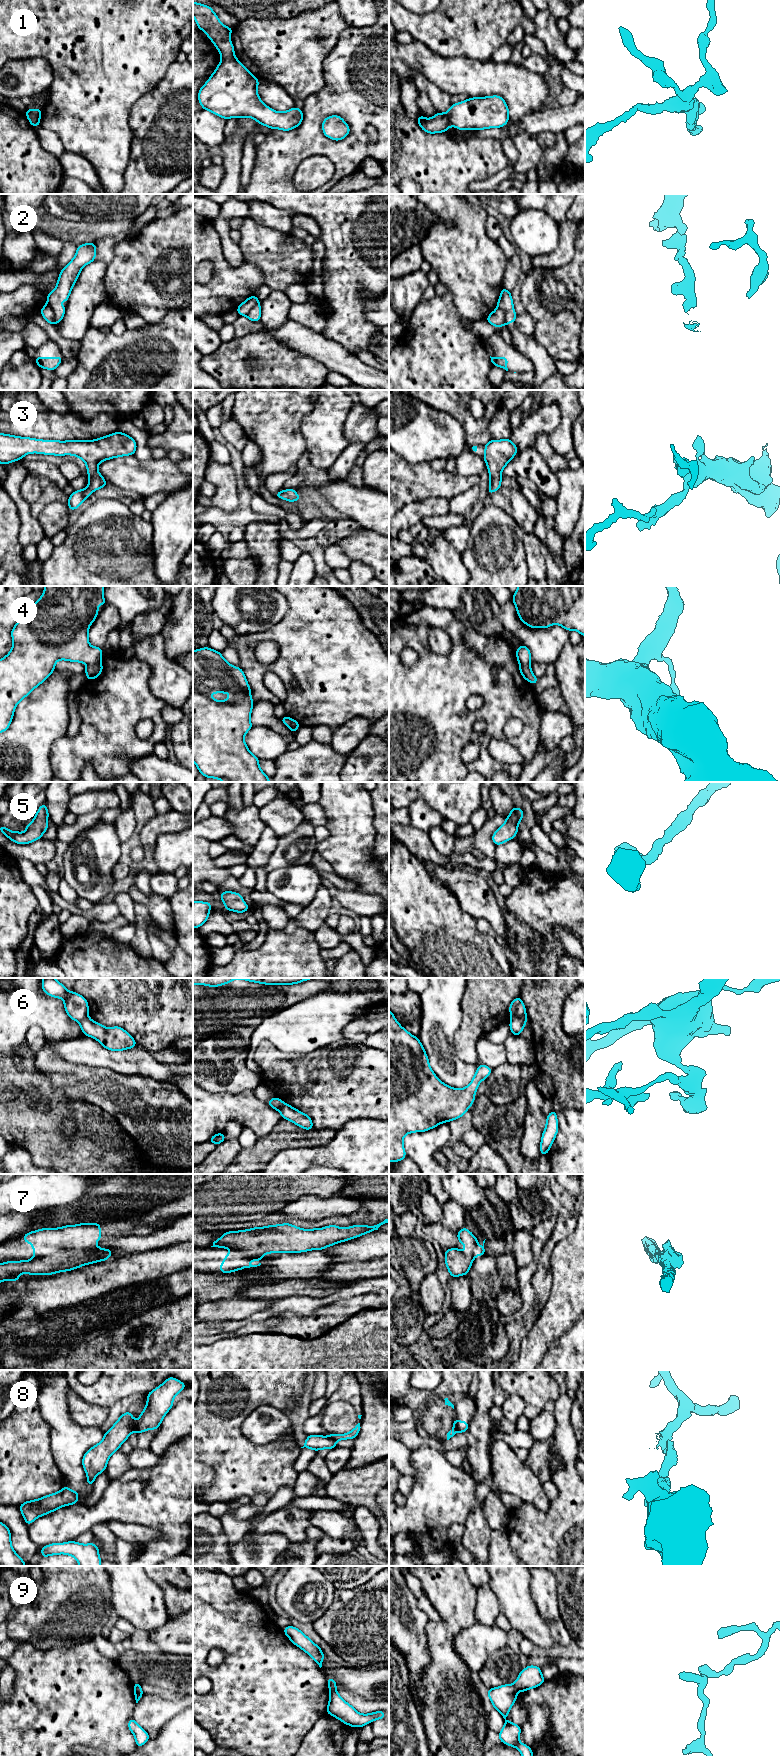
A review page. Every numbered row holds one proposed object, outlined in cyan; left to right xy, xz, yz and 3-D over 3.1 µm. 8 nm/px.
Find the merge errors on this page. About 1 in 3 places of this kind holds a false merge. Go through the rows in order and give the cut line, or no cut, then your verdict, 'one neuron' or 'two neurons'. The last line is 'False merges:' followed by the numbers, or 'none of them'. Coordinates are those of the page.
1: cut xy (27, 115), (39, 122); two neurons
2: cut xy (47, 303), (53, 312), (54, 324); two neurons
3: cut none; one neuron
4: cut xy (100, 660), (94, 664), (87, 664); two neurons
5: cut none; one neuron
6: cut yz (525, 1014), (512, 1019); two neurons
7: cut xy (95, 1247), (85, 1251), (59, 1250), (52, 1254), (32, 1259); two neurons
8: cut yz (455, 1420), (458, 1431); two neurons
9: cut yz (513, 1684), (518, 1690); two neurons
False merges: 1, 2, 4, 6, 7, 8, 9

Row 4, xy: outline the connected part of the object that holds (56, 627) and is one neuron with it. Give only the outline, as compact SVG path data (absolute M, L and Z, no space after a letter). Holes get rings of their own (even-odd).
M45 586L40 599L33 603L11 630L11 651L0 659L0 733L5 732L13 719L17 704L43 683L55 670L58 660L97 664L102 658L102 648L89 644L89 626L96 619L98 604L106 605L102 591L105 586Z

